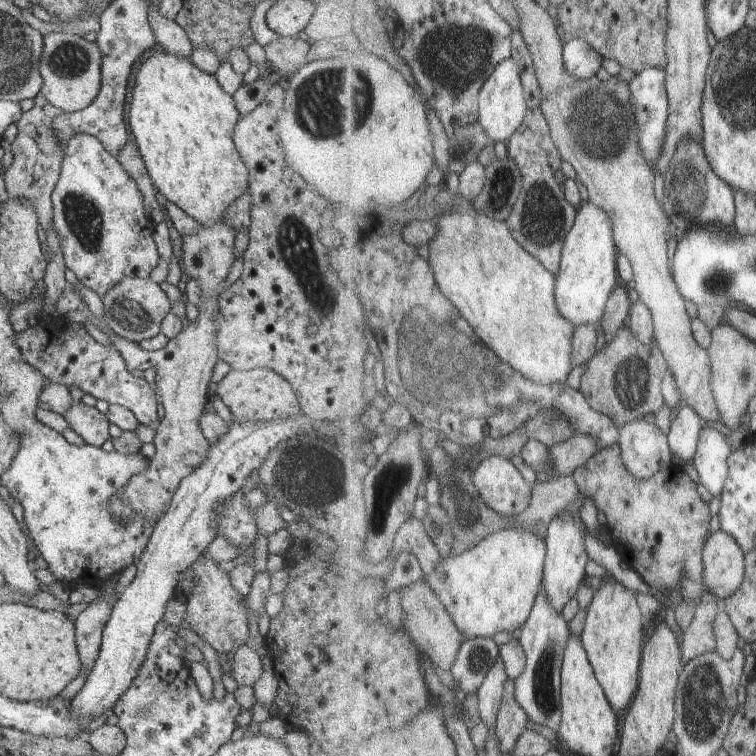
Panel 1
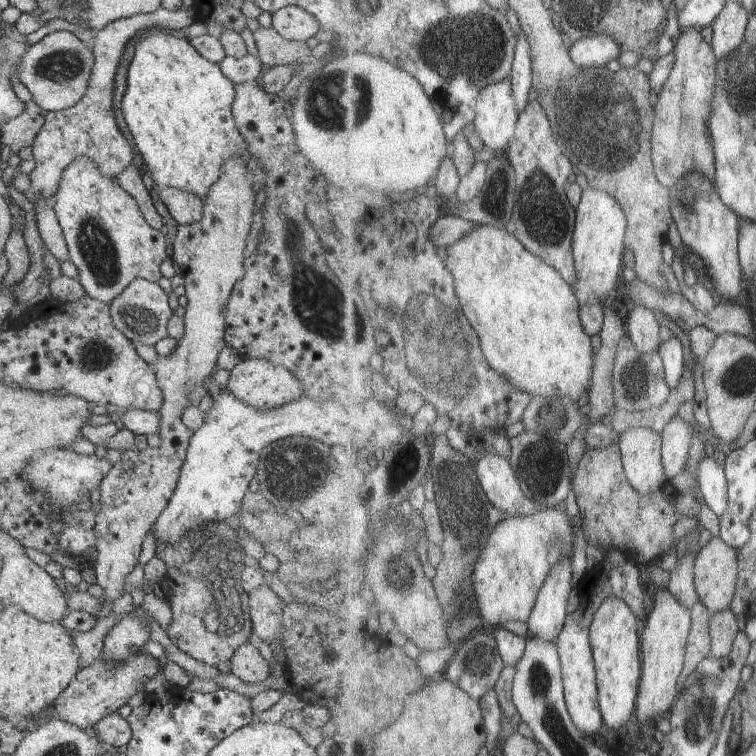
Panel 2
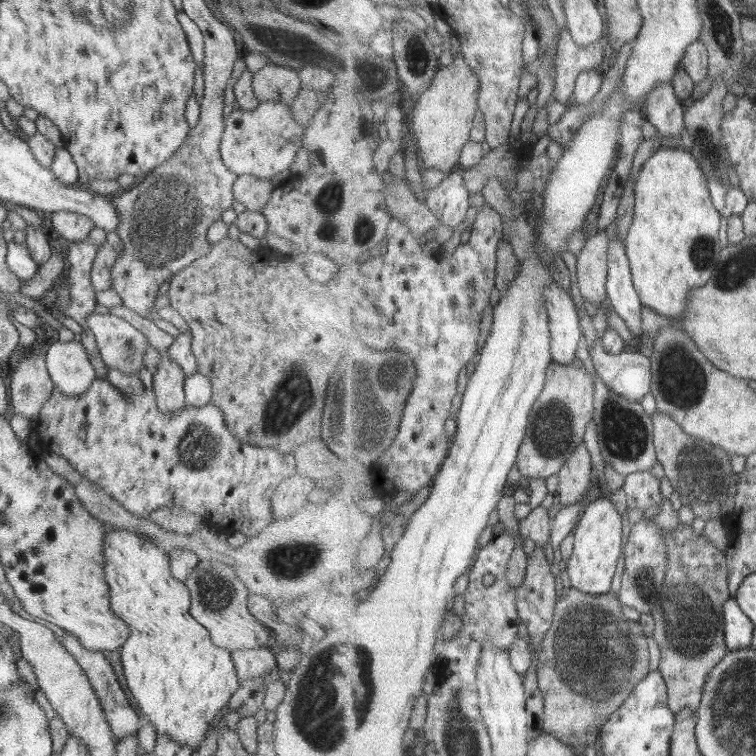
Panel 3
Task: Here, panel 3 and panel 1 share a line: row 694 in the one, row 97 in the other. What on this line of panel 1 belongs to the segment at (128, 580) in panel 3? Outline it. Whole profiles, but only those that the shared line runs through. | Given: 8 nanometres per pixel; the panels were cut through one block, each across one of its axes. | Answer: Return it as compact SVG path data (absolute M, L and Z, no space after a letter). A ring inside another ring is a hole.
M155 51L139 66L131 92L129 112L127 112L129 132L131 132L131 136L133 136L134 144L143 160L145 171L156 192L161 194L163 198L166 198L167 202L175 203L187 216L196 220L201 226L206 227L207 225L215 224L220 219L224 219L224 216L229 216L235 198L241 196L241 194L245 192L245 189L248 188L249 170L247 170L247 166L245 166L243 160L241 160L241 157L236 152L235 145L232 141L232 130L238 119L239 114L235 110L232 96L221 90L221 87L213 75L208 75L200 71L195 65L192 65L189 60L165 54L163 51Z

